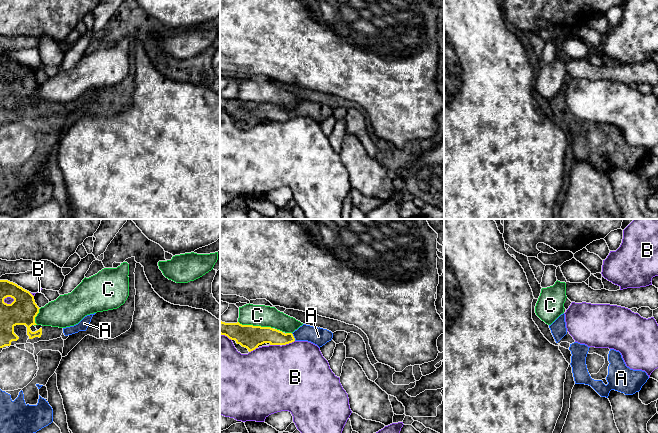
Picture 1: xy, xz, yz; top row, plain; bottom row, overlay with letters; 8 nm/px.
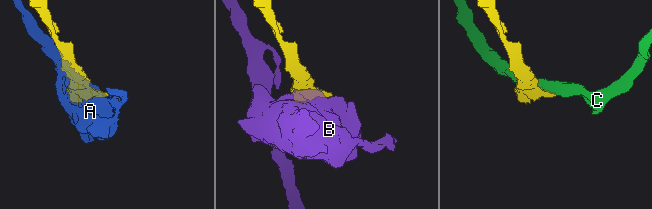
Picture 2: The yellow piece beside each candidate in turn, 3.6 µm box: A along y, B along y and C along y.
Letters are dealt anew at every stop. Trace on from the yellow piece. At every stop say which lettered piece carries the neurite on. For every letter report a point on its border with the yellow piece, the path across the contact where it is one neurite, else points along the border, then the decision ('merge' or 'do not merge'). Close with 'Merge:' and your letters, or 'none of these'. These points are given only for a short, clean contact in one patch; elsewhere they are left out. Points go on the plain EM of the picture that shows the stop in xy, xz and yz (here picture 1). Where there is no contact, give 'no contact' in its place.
A: xz (293, 113) | merge
B: xz (288, 119) | do not merge
C: xz (255, 102) | do not merge
Merge: A

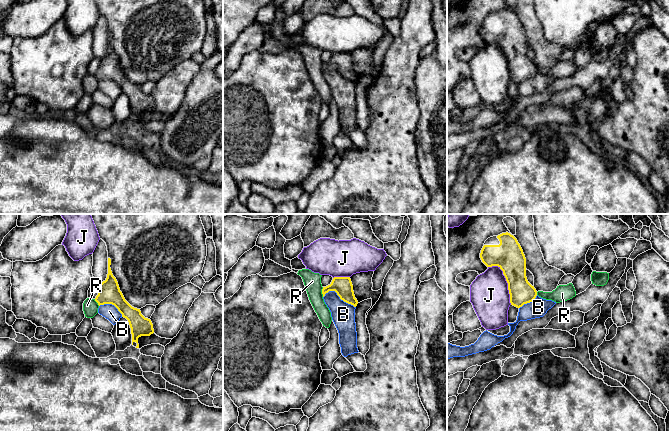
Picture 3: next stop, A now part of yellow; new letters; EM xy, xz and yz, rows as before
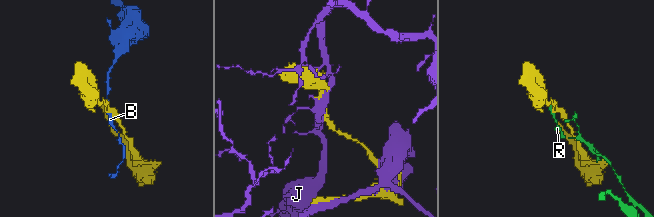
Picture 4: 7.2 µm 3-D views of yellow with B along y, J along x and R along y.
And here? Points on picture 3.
B: xz (339, 72) | along xz (323, 72), (329, 67), (334, 67), (341, 75), (355, 83) | do not merge
J: yz (508, 65) | do not merge
R: xz (322, 68) | along xz (323, 63), (322, 72) | do not merge
Merge: none of these

